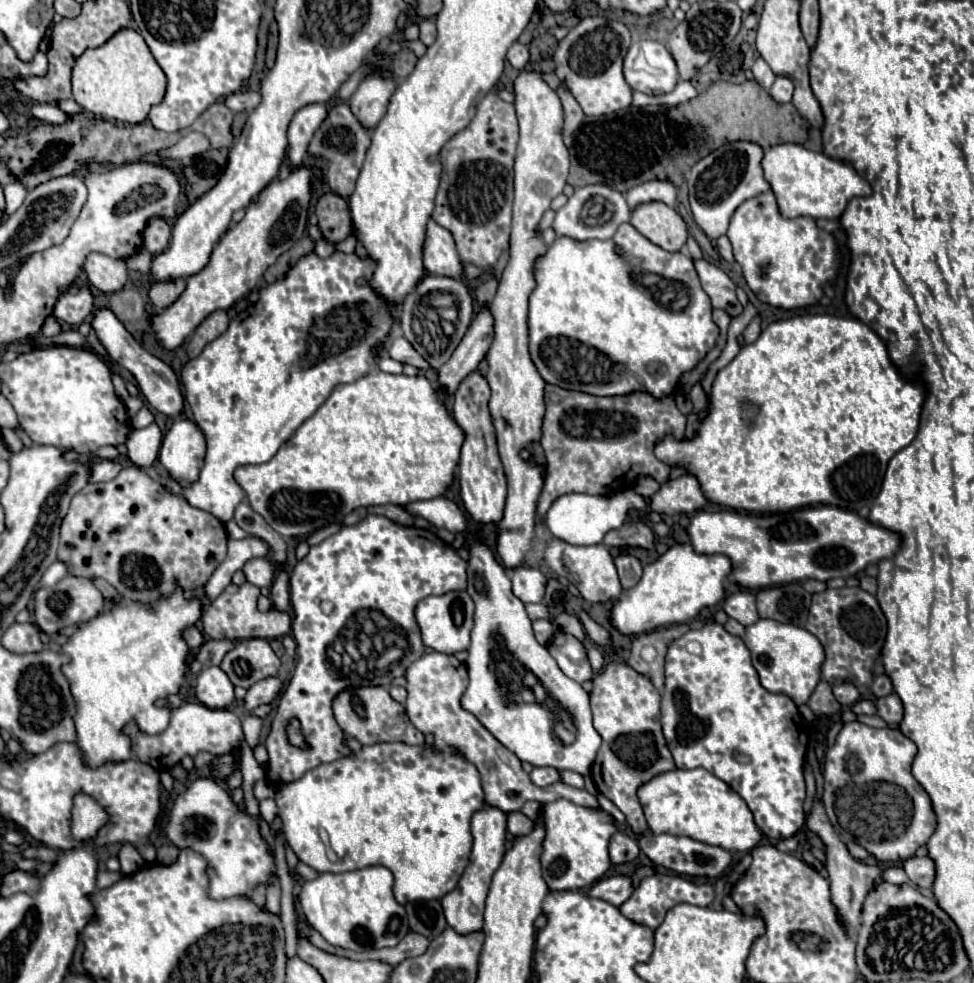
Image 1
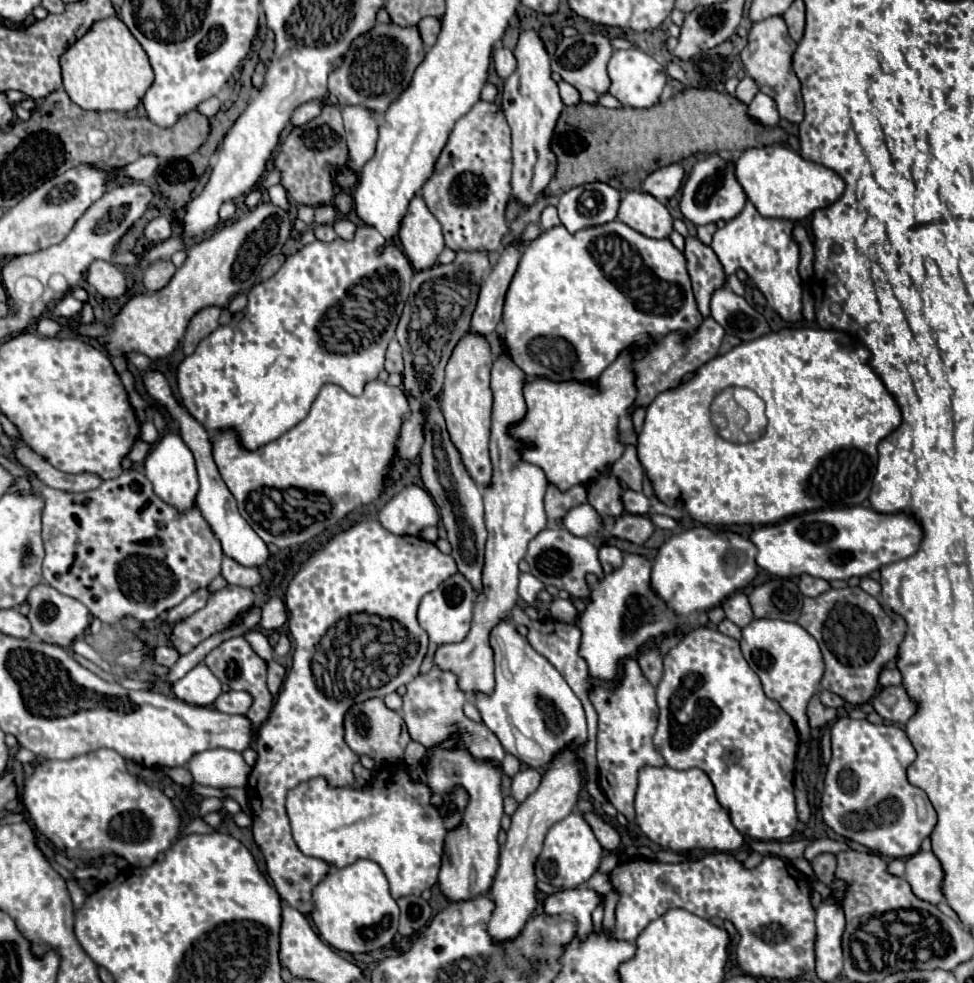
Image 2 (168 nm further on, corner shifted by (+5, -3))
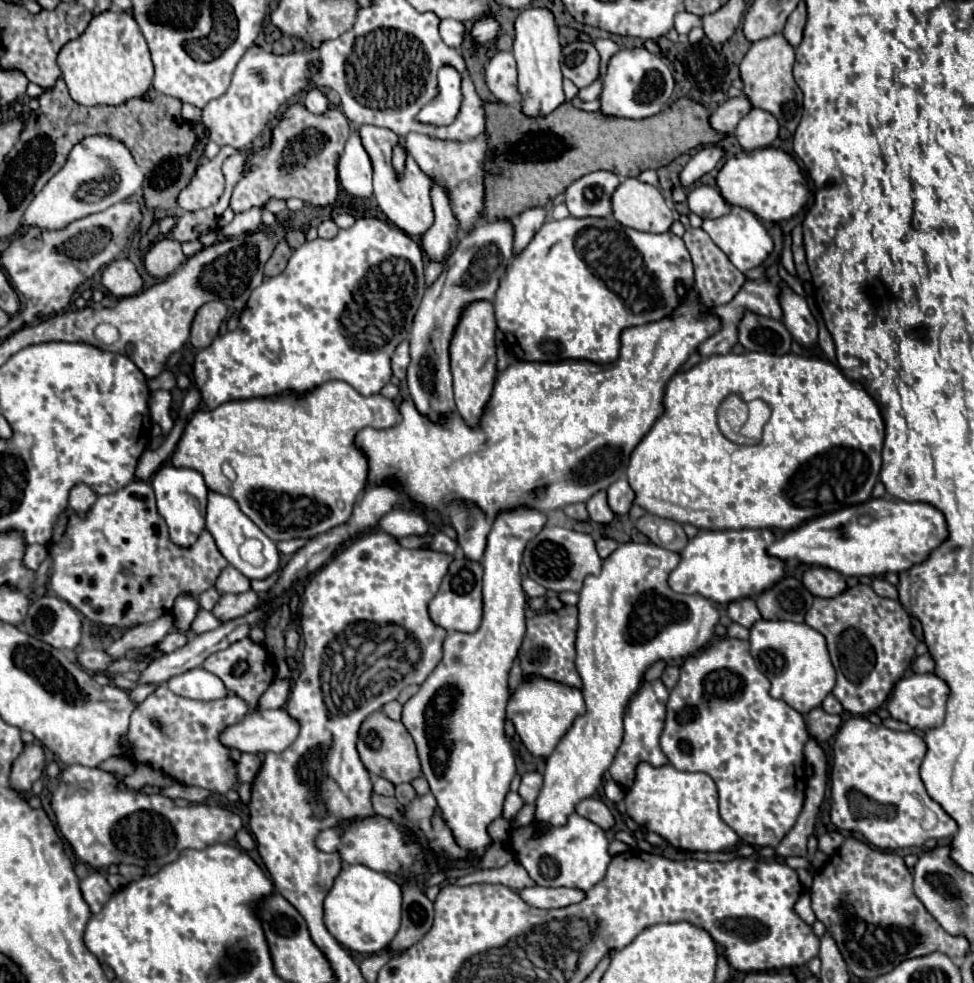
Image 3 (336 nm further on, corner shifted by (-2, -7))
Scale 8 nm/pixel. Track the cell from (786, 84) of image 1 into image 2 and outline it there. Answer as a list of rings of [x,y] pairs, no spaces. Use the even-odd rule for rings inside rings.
[[[757,93],[755,99],[747,105],[747,111],[749,111],[749,117],[759,125],[775,127],[779,123],[779,113],[777,113],[775,101],[765,93]]]

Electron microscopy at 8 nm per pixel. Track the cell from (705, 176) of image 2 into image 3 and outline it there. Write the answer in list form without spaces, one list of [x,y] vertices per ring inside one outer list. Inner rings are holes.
[[[700,185],[694,187],[688,193],[688,207],[692,213],[700,215],[702,219],[716,219],[716,217],[724,217],[730,213],[730,205],[726,203],[726,199],[722,197],[722,193],[716,187],[710,185]]]

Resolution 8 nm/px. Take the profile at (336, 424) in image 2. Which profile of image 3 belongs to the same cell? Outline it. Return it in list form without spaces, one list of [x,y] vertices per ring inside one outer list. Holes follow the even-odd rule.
[[[328,381],[324,385],[320,385],[318,389],[310,391],[304,397],[292,397],[292,395],[280,395],[280,397],[268,397],[268,399],[250,399],[250,401],[230,401],[226,405],[216,407],[214,411],[198,411],[194,413],[194,417],[188,421],[182,439],[178,441],[178,447],[172,455],[172,463],[174,467],[188,467],[188,469],[196,469],[204,475],[204,481],[208,485],[208,489],[218,491],[222,495],[230,495],[238,501],[240,511],[252,519],[264,535],[268,535],[272,541],[290,541],[290,539],[312,539],[316,535],[322,535],[326,531],[330,531],[336,525],[342,525],[348,521],[350,513],[352,513],[352,505],[356,503],[356,499],[362,495],[362,491],[368,485],[368,457],[366,453],[356,445],[356,435],[358,431],[372,427],[372,429],[388,429],[398,425],[402,419],[402,415],[398,413],[398,405],[384,397],[384,395],[372,395],[372,397],[362,397],[358,391],[354,391],[348,383],[344,381]]]

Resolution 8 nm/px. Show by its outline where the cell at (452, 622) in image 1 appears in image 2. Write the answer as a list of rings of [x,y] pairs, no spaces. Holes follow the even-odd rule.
[[[455,573],[447,581],[443,581],[435,591],[427,593],[421,599],[419,625],[429,633],[429,639],[437,645],[463,641],[465,635],[469,633],[469,627],[471,627],[473,601],[475,601],[475,589],[471,587],[471,583],[461,573]]]

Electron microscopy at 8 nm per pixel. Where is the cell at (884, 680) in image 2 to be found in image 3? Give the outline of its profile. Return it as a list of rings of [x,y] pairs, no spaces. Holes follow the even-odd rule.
[[[920,655],[914,663],[912,663],[912,673],[916,675],[924,675],[924,673],[930,673],[934,669],[934,661],[930,659],[930,655]]]

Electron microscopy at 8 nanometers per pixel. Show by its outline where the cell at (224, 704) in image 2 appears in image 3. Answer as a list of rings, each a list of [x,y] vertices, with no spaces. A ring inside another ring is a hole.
[[[162,685],[140,705],[142,709],[130,719],[130,741],[138,745],[138,753],[128,755],[134,763],[148,763],[154,769],[170,773],[170,777],[184,785],[204,787],[214,793],[226,793],[236,785],[236,765],[228,759],[230,749],[220,745],[218,733],[248,713],[246,701],[236,695],[226,695],[216,701],[192,701],[174,695]],[[150,717],[158,717],[158,721],[166,725],[166,733],[158,733],[158,729],[150,725]]]

